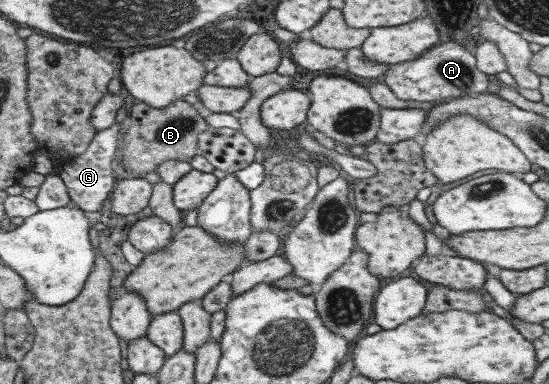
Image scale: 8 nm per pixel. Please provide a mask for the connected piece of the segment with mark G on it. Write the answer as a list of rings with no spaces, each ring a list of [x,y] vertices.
[[[114,122],[104,130],[96,131],[86,150],[72,160],[62,164],[58,176],[66,186],[69,202],[74,203],[82,211],[99,211],[106,197],[111,194],[116,180],[112,177],[111,162],[116,152],[116,138],[120,125]]]

